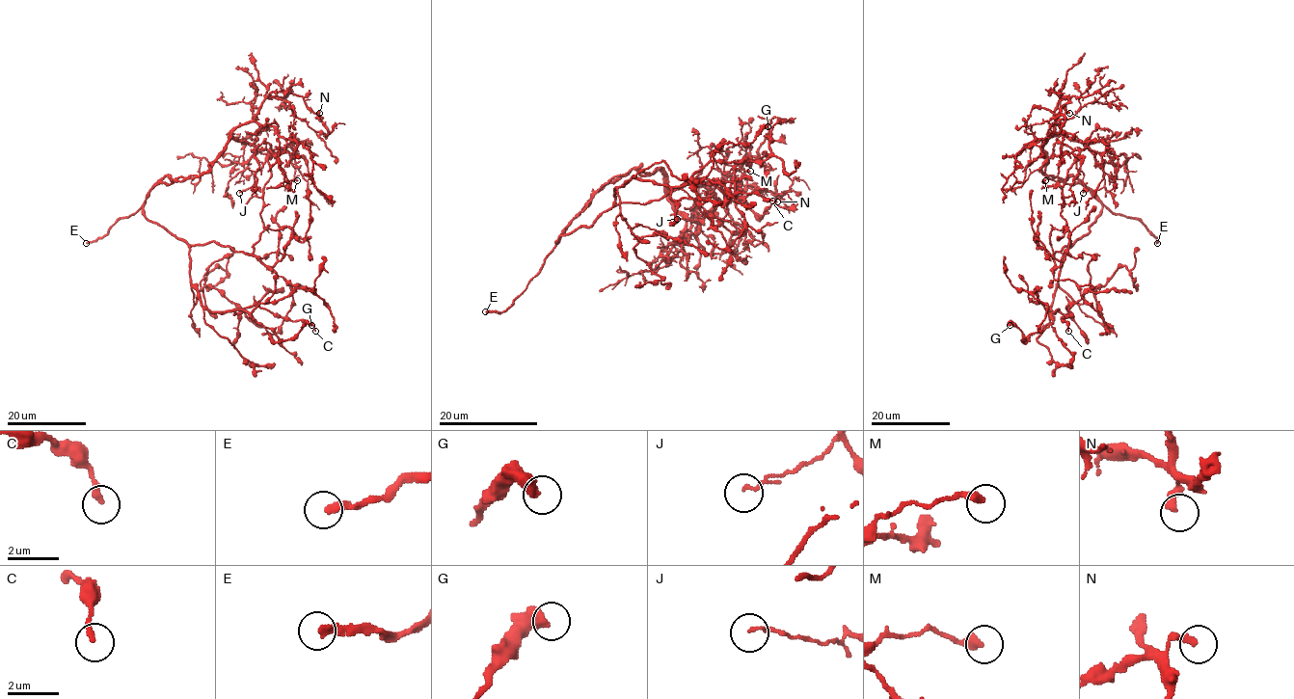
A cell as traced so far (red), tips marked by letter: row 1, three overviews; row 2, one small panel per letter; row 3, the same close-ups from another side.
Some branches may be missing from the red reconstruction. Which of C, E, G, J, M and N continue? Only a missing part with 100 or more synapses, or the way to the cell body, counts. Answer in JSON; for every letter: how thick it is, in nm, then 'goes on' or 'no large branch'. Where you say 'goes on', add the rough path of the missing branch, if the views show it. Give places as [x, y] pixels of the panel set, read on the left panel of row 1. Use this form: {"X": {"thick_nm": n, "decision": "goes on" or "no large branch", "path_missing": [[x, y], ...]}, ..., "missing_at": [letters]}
{"C": {"thick_nm": 240, "decision": "no large branch"}, "E": {"thick_nm": 280, "decision": "goes on", "path_missing": [[86, 243], [81, 252], [75, 282], [67, 299], [57, 306], [50, 296], [54, 293]]}, "G": {"thick_nm": 480, "decision": "no large branch"}, "J": {"thick_nm": 120, "decision": "no large branch"}, "M": {"thick_nm": 340, "decision": "no large branch"}, "N": {"thick_nm": 320, "decision": "no large branch"}, "missing_at": ["E"]}

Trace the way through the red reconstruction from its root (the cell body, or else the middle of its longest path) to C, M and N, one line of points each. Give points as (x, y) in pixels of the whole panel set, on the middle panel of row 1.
C: (558, 241), (589, 227), (632, 178), (665, 183), (672, 200), (701, 204), (741, 192), (772, 201)
M: (558, 241), (597, 192), (632, 169), (658, 169), (667, 200), (693, 221), (738, 187), (730, 170), (750, 171)
N: (558, 241), (597, 192), (632, 169), (658, 169), (670, 190), (739, 179), (777, 201)

